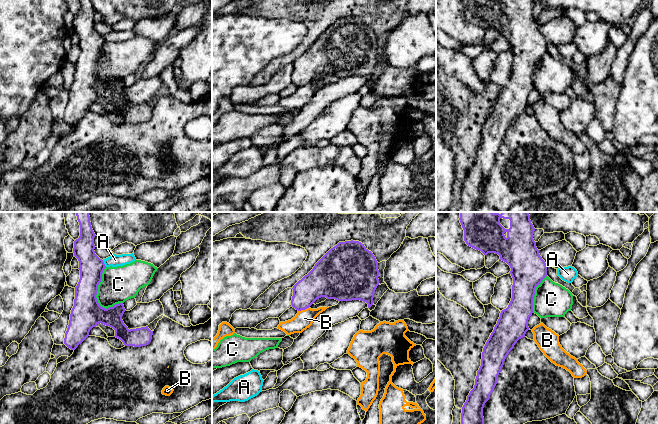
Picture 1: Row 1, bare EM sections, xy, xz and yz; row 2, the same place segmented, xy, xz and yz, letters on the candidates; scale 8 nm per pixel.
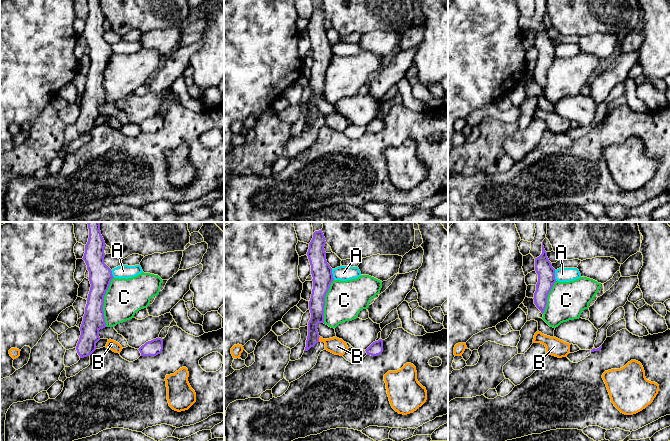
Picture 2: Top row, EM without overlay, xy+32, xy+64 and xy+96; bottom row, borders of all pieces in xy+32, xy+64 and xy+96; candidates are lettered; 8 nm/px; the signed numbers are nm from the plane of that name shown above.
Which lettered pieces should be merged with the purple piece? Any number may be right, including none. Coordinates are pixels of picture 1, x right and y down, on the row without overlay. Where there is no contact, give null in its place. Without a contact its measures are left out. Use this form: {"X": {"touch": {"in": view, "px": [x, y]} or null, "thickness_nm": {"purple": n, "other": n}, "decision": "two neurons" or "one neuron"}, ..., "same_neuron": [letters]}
{"A": {"touch": {"in": "xy", "px": [103, 39]}, "thickness_nm": {"purple": 200, "other": 100}, "decision": "two neurons"}, "B": {"touch": {"in": "xz", "px": [303, 85]}, "thickness_nm": {"purple": 220, "other": 140}, "decision": "two neurons"}, "C": {"touch": {"in": "xy", "px": [97, 65]}, "thickness_nm": {"purple": 240, "other": 280}, "decision": "two neurons"}, "same_neuron": []}

